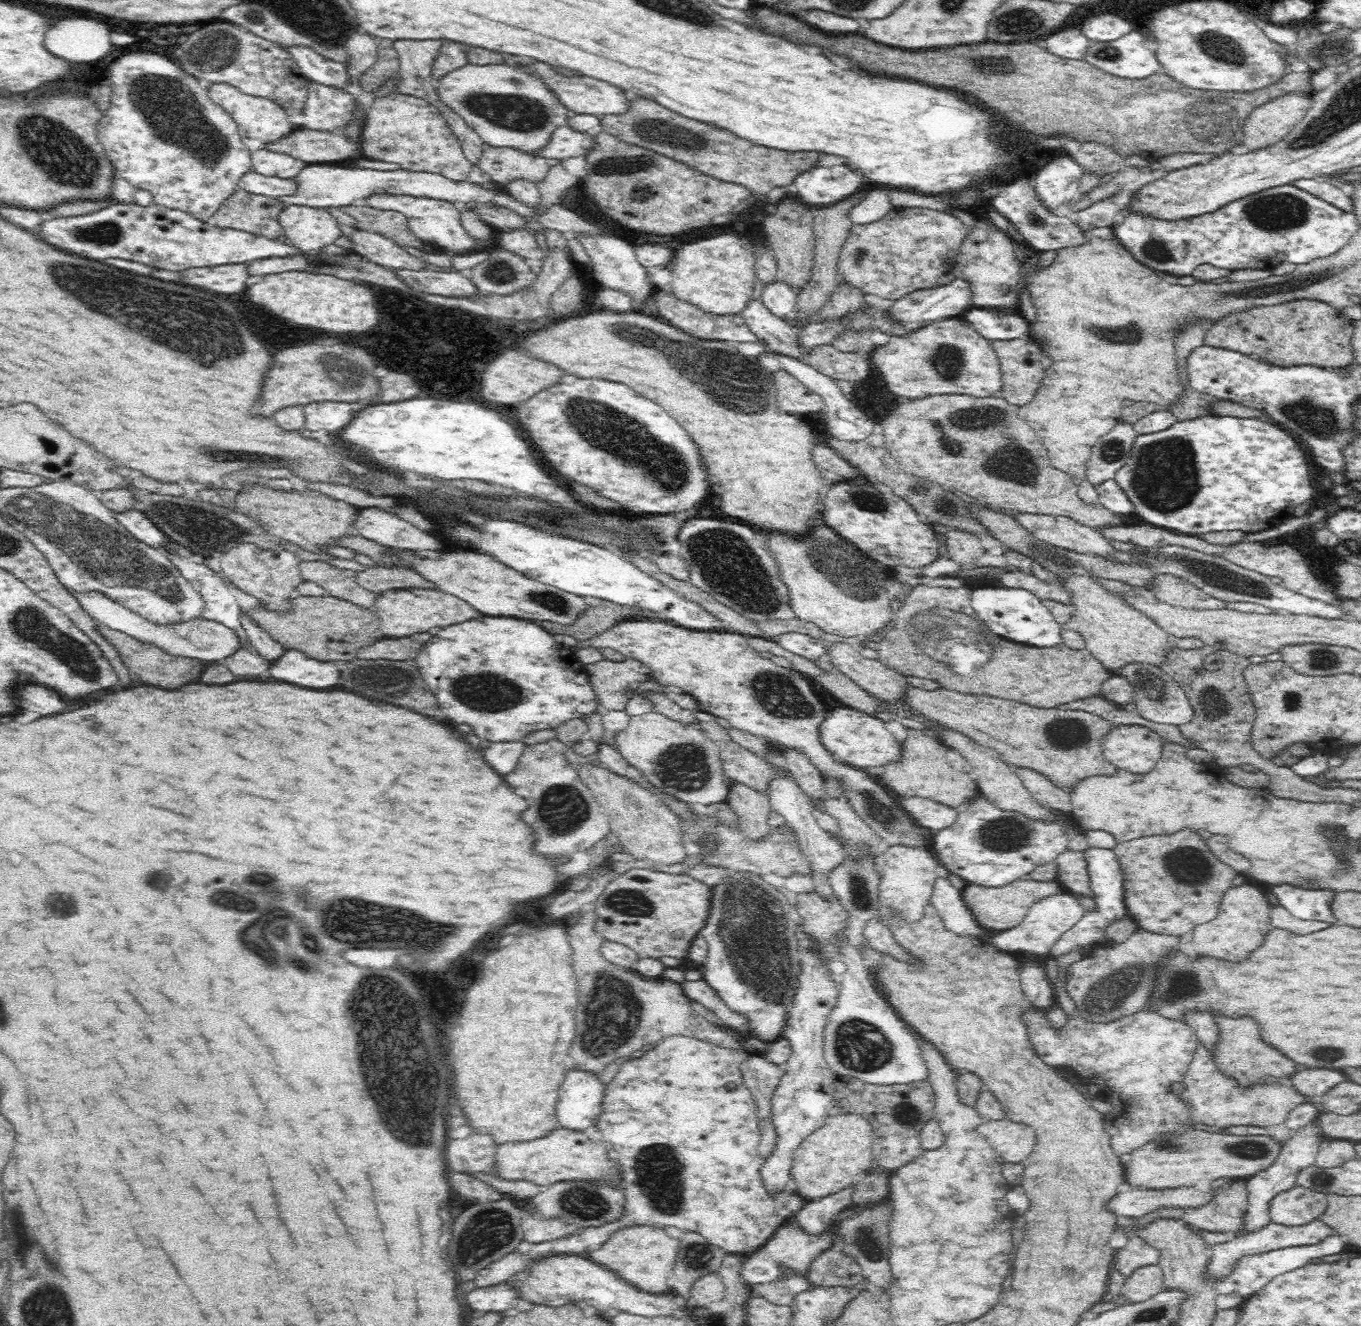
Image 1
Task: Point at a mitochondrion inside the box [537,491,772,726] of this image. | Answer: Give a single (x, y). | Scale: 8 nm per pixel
(641, 541)

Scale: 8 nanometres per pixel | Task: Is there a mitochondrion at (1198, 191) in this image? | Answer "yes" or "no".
no

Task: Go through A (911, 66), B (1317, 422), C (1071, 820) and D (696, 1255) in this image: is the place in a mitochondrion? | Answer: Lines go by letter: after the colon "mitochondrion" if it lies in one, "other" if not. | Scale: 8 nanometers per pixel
A: other
B: mitochondrion
C: other
D: mitochondrion

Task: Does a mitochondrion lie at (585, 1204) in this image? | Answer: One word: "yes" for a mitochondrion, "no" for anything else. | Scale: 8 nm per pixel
yes

